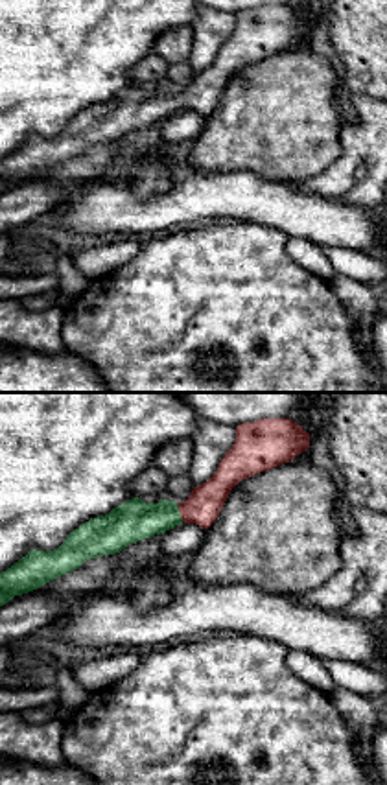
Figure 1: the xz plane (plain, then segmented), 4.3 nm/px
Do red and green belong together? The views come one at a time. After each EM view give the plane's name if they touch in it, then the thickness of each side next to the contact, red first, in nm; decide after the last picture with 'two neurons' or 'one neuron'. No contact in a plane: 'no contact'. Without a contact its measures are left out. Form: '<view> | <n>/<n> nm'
xz | 160/180 nm

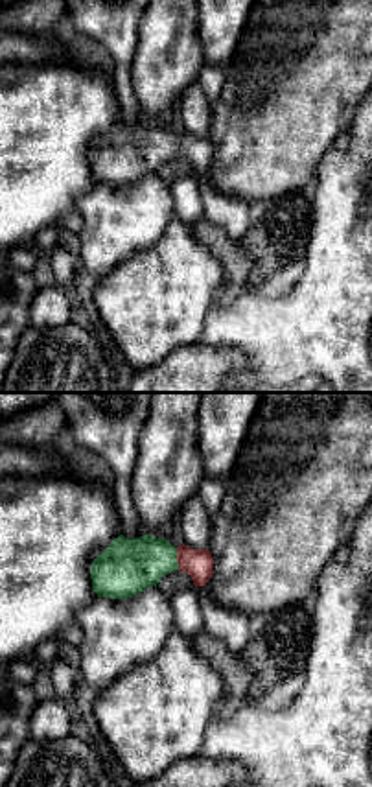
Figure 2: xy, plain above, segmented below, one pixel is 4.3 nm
xy | 130/240 nm

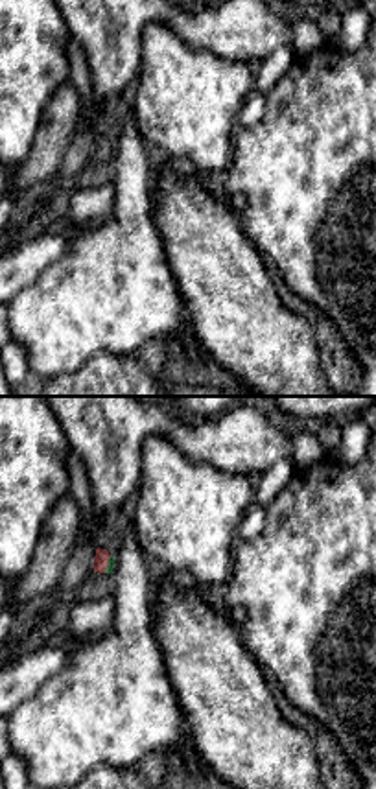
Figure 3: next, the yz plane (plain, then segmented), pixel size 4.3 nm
yz | 70/30 nm

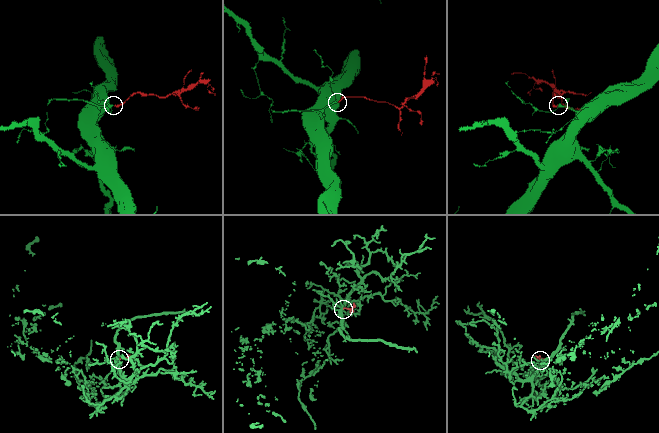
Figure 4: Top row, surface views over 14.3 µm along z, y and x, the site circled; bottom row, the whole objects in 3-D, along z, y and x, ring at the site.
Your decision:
one neuron

